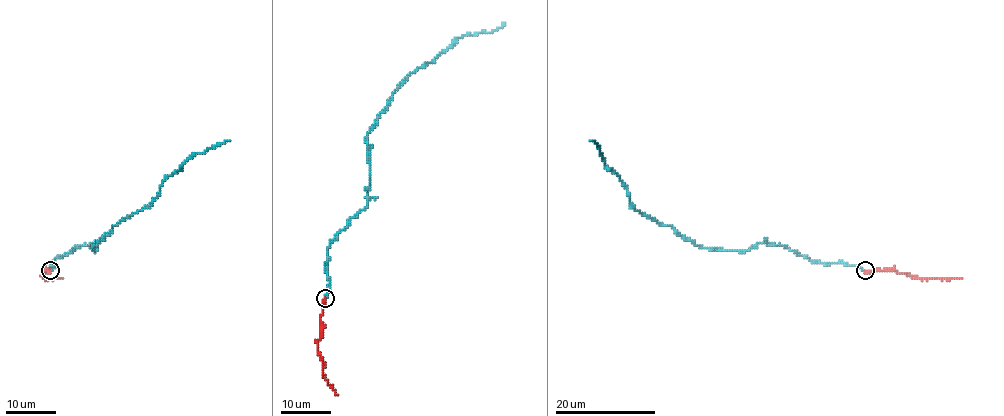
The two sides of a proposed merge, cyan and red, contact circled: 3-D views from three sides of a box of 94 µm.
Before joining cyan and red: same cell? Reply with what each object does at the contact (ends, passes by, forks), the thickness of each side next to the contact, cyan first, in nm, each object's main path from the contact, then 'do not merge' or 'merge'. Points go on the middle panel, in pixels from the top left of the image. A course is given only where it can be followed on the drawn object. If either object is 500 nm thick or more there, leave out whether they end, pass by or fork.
cyan ends; red ends; calibres 150 and 200 nm; course cyan (325, 298), (327, 248), (367, 207), (367, 137), (395, 89), (457, 38), (493, 32), (504, 23); course red (325, 298), (322, 308), (322, 337), (317, 342), (318, 351), (324, 379), (338, 395); do not merge

